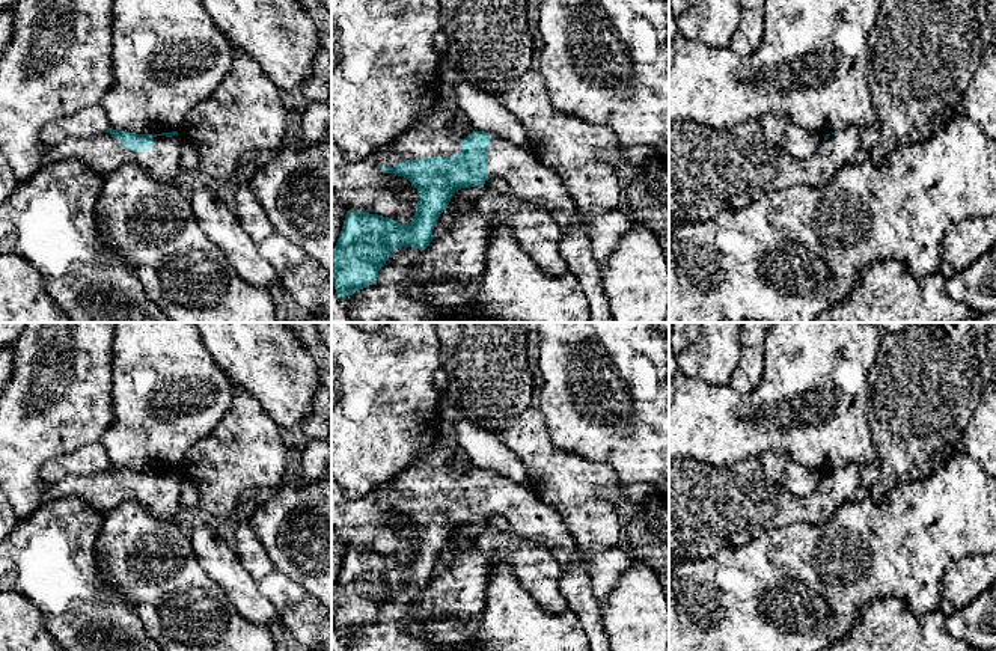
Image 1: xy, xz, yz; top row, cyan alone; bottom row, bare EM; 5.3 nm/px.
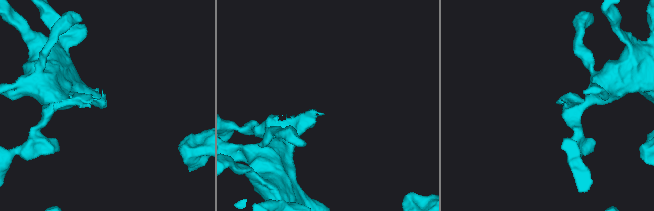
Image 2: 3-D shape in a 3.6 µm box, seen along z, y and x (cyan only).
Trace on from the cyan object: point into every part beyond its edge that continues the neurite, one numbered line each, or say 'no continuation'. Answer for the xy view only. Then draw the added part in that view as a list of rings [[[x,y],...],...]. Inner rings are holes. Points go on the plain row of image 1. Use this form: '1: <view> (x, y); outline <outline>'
1: xy (104, 492); outline [[[113,472],[96,475],[69,475],[59,484],[50,484],[44,502],[77,496],[92,508],[105,514],[124,502],[137,502],[160,520],[175,521],[181,508],[181,473],[157,473],[151,488],[128,488]]]

